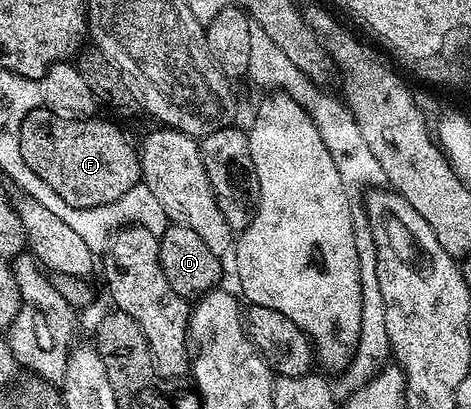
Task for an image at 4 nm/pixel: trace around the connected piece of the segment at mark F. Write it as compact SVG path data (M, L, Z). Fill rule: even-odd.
M46 106L34 107L23 118L19 126L19 157L22 166L31 175L41 177L46 185L57 193L57 197L73 207L103 206L117 201L123 193L128 193L141 183L139 152L136 144L127 140L127 135L110 118L87 119L91 117L68 117L57 111L49 111Z

